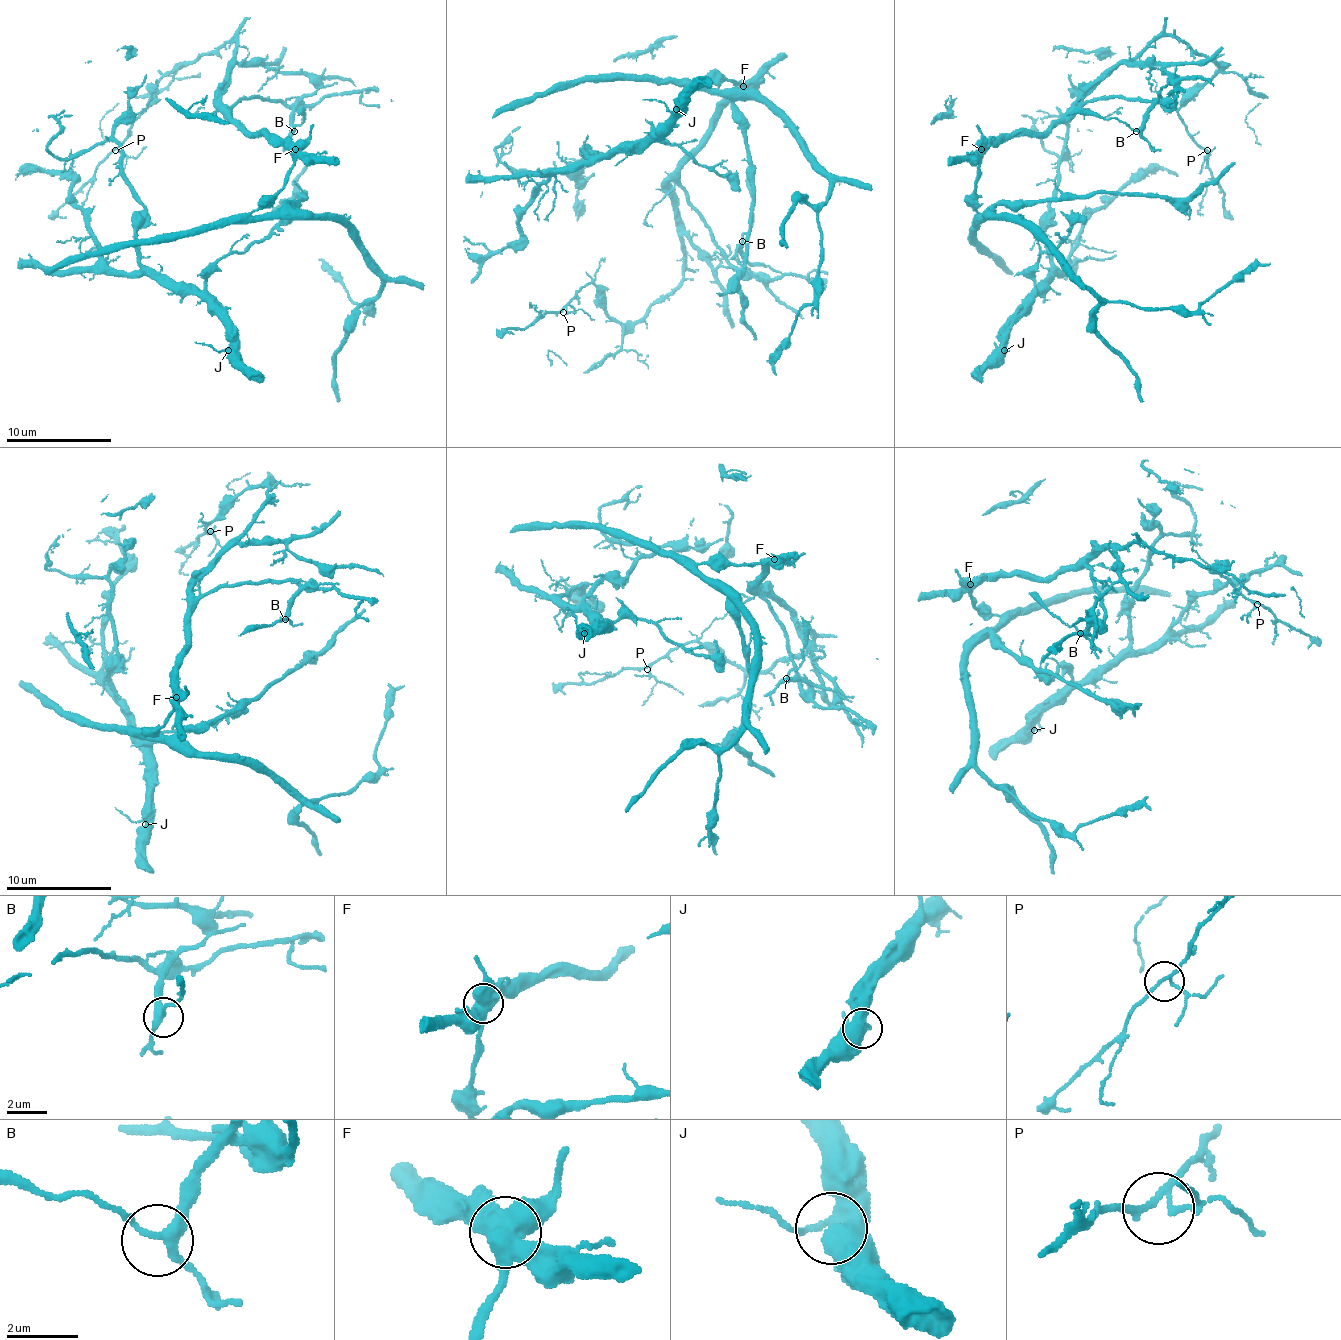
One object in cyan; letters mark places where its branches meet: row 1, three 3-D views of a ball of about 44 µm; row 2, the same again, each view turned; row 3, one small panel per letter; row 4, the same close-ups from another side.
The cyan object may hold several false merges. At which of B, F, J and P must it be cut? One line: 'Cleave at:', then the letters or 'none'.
Cleave at: F

